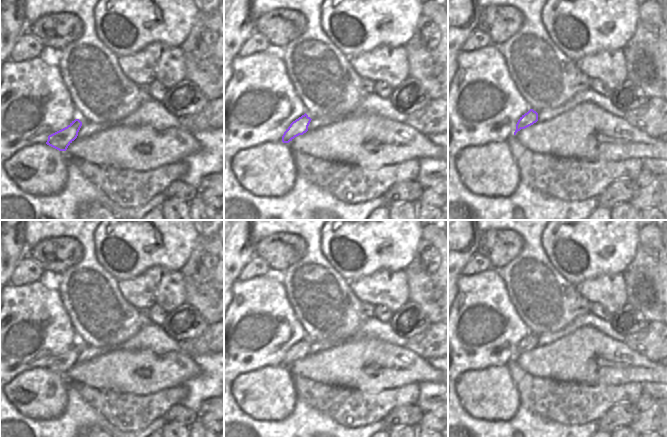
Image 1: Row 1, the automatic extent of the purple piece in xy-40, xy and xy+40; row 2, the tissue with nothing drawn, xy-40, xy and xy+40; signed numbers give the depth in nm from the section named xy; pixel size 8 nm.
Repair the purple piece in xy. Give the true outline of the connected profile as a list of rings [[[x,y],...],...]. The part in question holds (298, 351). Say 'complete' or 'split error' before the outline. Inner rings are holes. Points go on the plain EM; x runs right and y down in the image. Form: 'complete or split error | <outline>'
complete | [[[305,337],[304,339],[293,345],[284,356],[282,360],[282,366],[289,367],[295,361],[306,357],[308,355],[308,350],[311,344],[312,343]]]

